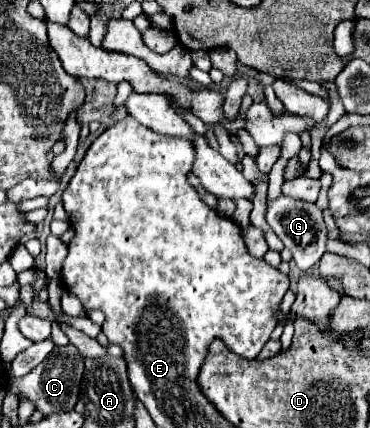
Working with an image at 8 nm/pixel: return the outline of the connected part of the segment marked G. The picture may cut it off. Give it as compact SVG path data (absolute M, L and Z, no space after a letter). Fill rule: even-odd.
M281 195L279 199L275 199L273 203L267 205L265 219L271 225L271 229L275 231L275 235L285 243L285 247L291 249L293 261L301 271L311 269L321 259L321 255L325 253L327 227L323 223L323 215L315 207L315 203L301 203L297 199L289 199L289 197Z

